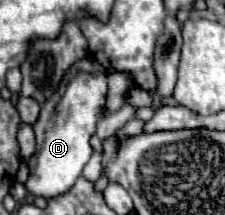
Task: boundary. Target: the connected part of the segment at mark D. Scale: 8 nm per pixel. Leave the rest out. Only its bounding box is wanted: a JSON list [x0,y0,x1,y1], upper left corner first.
[24,59,106,199]

